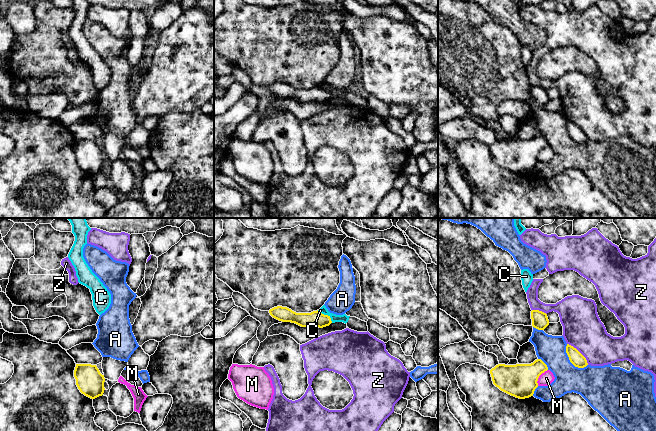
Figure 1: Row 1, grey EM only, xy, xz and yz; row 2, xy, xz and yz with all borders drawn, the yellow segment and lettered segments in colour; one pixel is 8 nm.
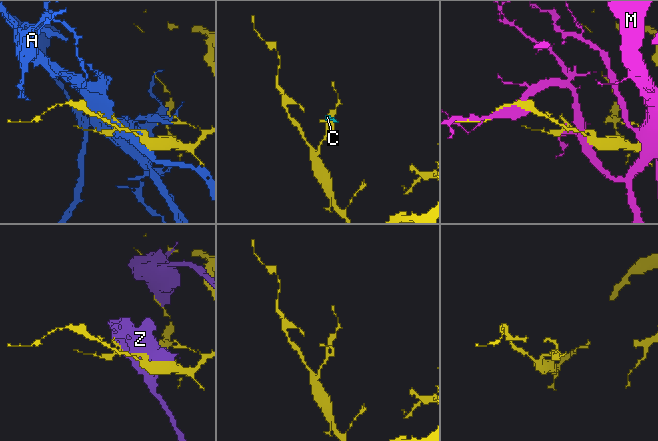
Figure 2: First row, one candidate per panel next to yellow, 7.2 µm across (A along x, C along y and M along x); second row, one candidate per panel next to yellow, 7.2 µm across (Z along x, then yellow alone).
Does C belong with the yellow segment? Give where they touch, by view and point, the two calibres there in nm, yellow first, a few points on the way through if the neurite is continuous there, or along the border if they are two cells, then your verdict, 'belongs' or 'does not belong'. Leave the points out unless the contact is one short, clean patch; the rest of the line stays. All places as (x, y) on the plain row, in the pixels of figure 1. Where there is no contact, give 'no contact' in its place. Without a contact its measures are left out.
meets yellow in xz at (326, 91); 130 nm thick on the yellow side, 70 nm on the other; border along xz (317, 86), (326, 90), (332, 98); does not belong

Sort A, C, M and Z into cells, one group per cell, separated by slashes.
A / C / M / Z

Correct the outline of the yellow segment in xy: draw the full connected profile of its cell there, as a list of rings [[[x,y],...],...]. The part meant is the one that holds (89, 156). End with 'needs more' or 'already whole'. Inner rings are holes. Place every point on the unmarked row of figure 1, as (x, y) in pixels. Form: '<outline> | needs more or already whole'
[[[76,140],[74,153],[78,165],[85,172],[95,175],[103,171],[105,154],[96,141]]] | already whole

